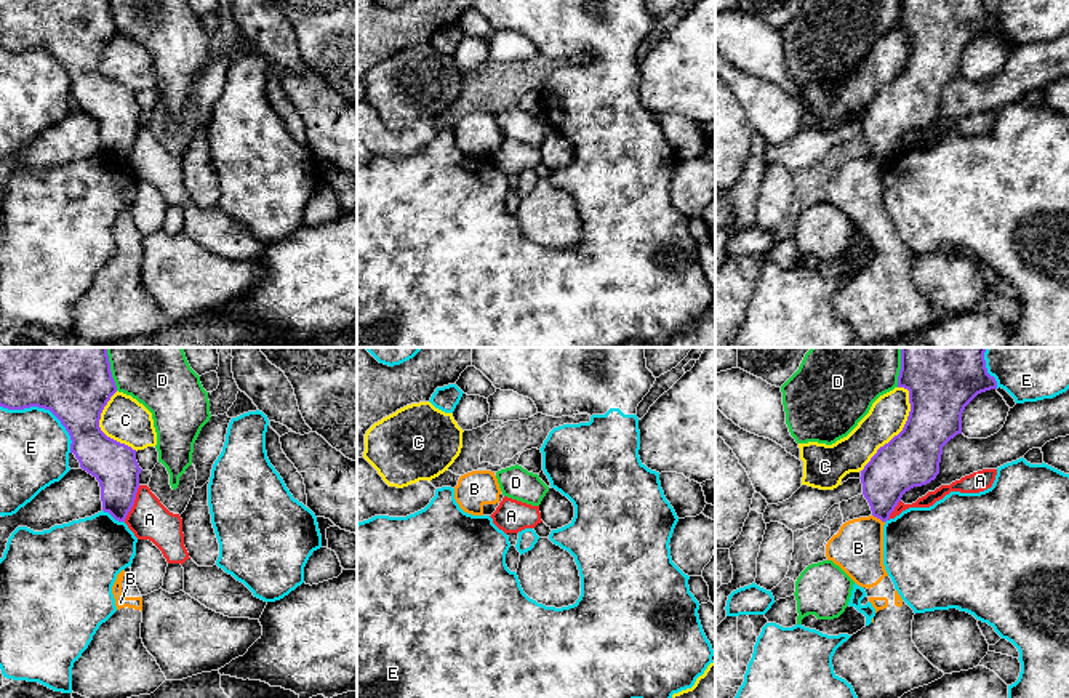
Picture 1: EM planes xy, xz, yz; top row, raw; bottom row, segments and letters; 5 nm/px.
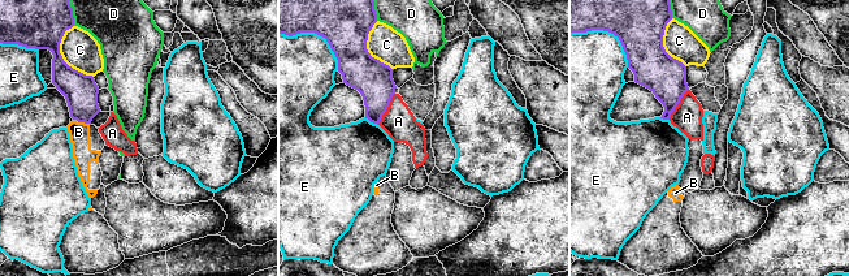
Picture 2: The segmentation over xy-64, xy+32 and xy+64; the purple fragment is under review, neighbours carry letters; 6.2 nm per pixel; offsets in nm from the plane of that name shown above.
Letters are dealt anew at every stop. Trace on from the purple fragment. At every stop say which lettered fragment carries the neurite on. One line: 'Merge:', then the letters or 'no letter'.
Merge: no letter

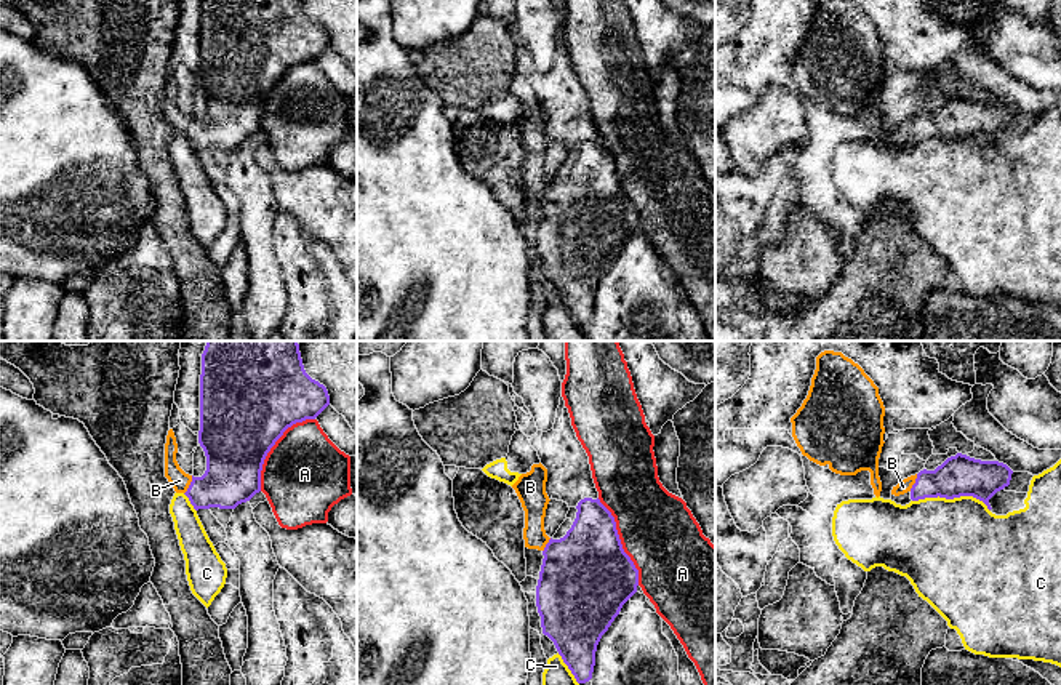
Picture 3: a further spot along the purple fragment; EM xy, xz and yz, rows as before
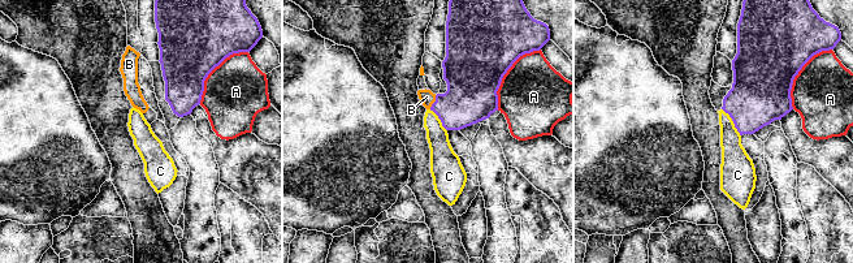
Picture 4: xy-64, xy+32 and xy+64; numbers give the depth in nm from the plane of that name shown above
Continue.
Merge: B

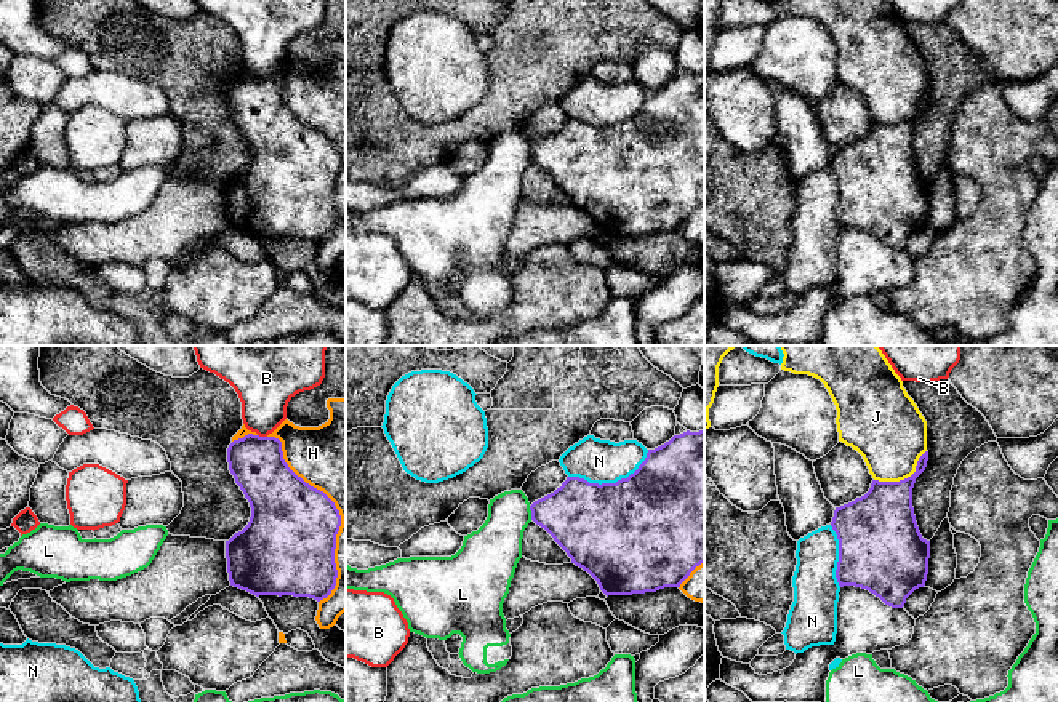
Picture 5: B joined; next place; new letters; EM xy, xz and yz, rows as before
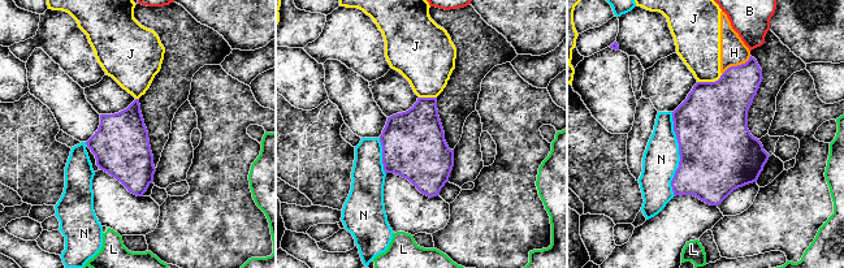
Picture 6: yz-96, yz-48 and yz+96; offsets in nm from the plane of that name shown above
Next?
Merge: no letter

